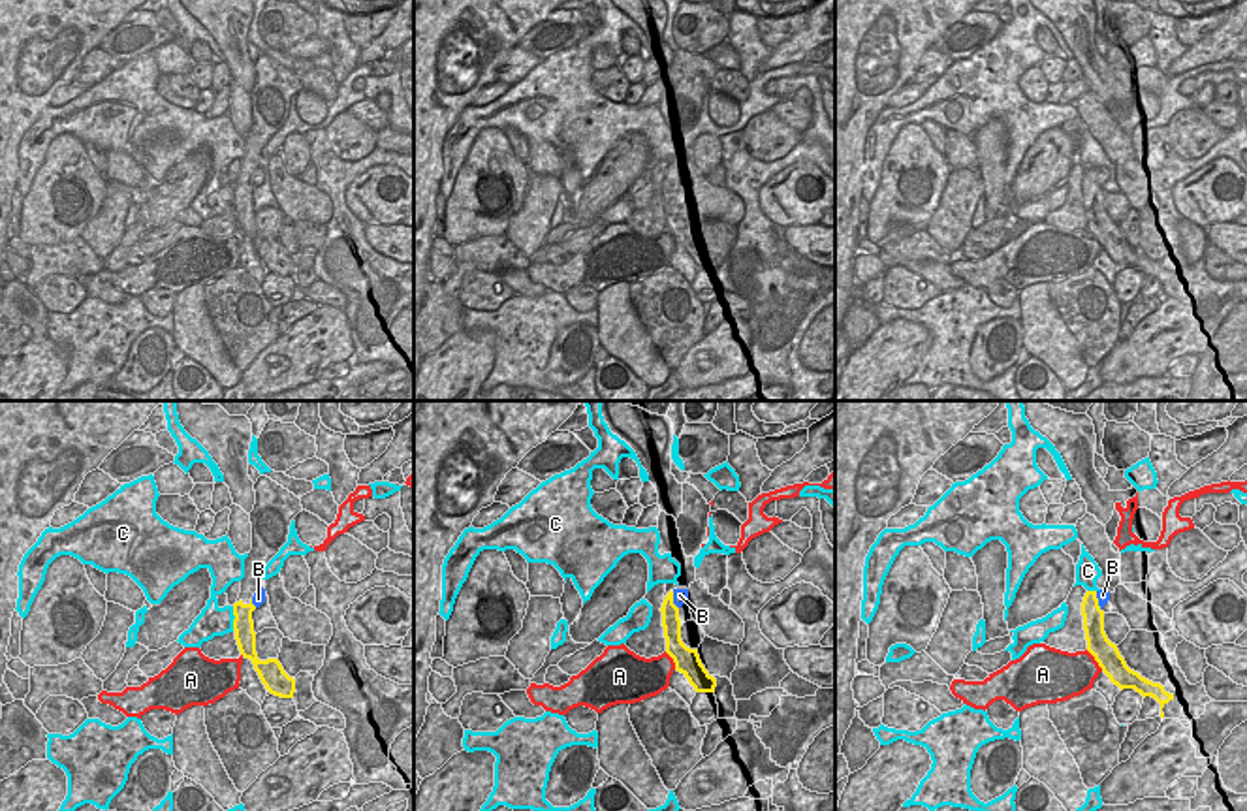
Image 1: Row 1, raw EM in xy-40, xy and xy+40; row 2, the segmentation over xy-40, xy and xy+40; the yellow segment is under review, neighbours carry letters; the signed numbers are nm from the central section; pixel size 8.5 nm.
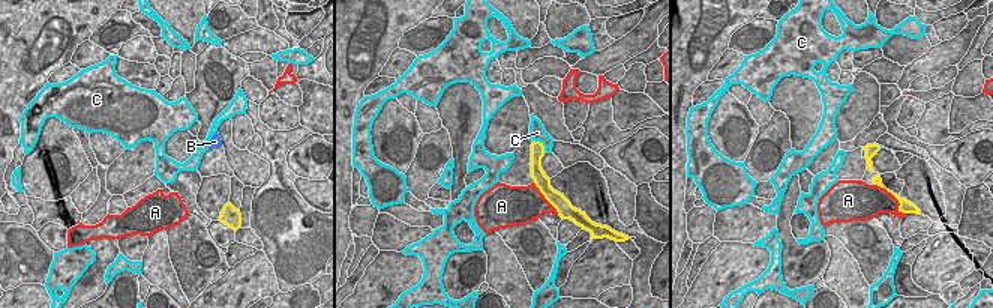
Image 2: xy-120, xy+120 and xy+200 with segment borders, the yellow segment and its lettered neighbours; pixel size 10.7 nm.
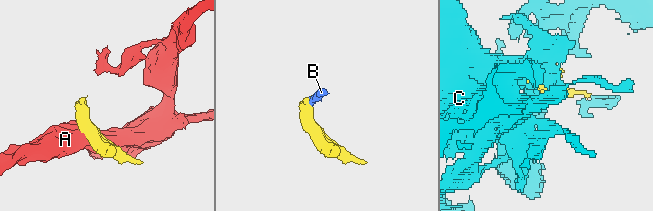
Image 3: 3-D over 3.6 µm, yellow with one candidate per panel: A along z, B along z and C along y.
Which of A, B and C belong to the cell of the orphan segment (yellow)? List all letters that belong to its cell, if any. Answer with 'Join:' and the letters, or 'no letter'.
Join: no letter

